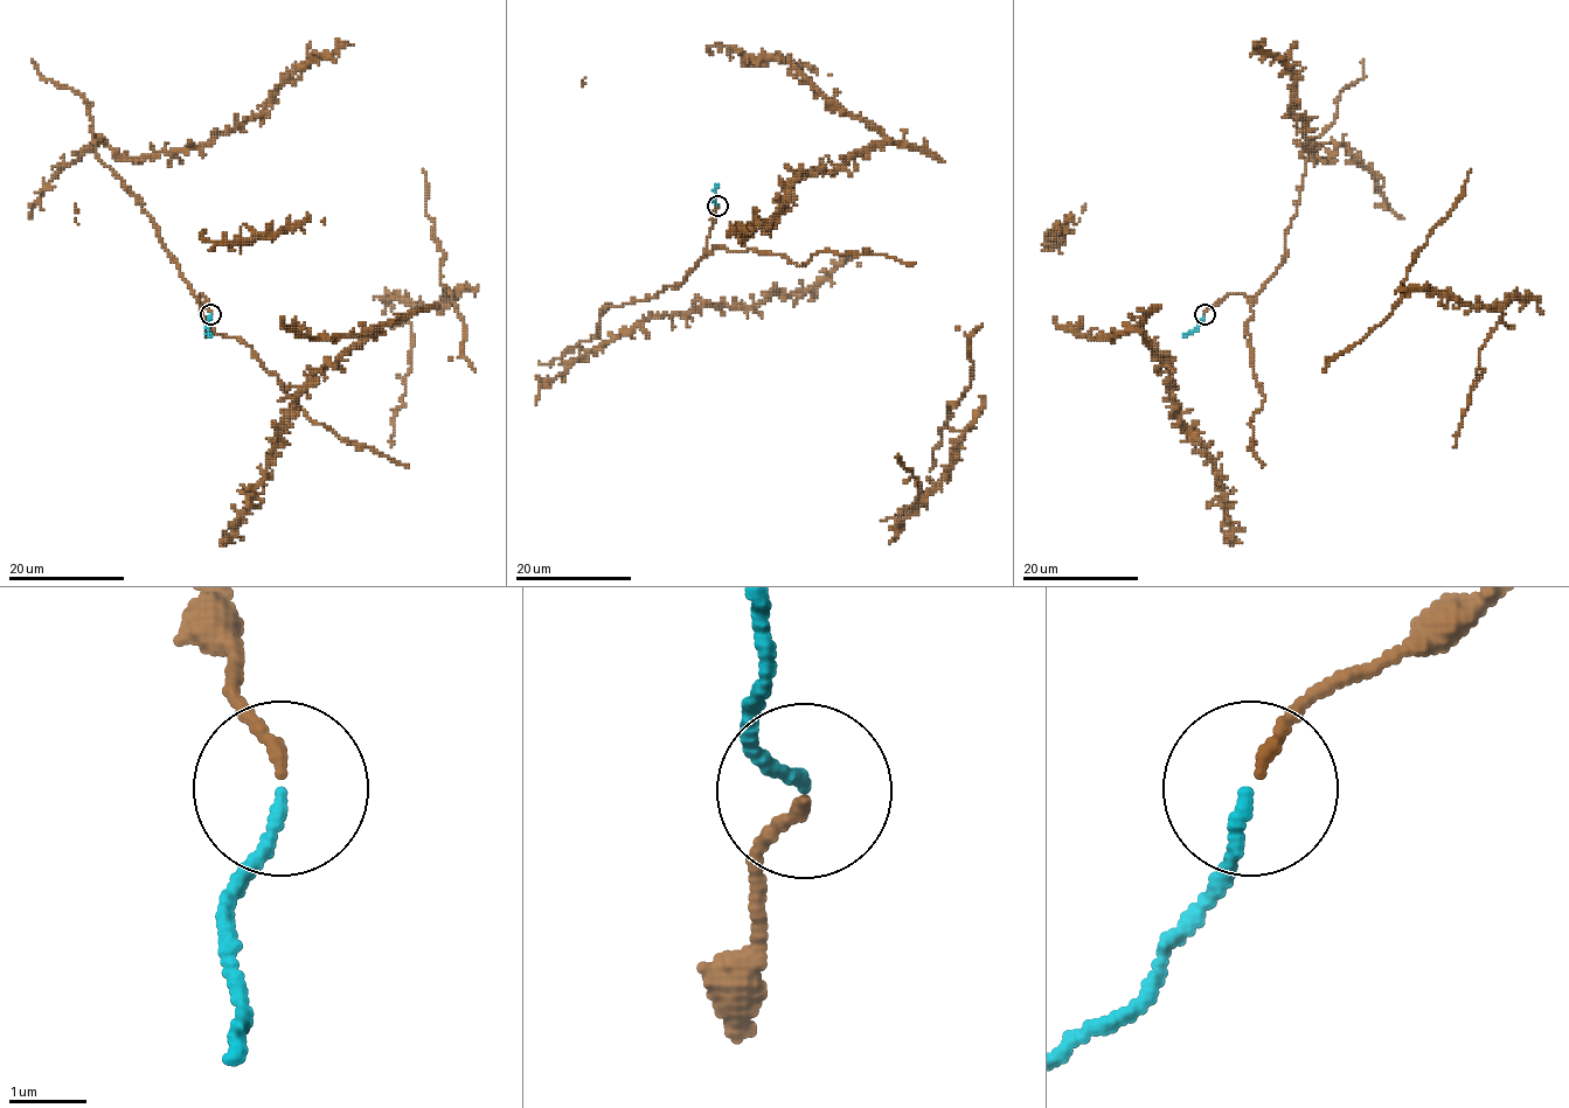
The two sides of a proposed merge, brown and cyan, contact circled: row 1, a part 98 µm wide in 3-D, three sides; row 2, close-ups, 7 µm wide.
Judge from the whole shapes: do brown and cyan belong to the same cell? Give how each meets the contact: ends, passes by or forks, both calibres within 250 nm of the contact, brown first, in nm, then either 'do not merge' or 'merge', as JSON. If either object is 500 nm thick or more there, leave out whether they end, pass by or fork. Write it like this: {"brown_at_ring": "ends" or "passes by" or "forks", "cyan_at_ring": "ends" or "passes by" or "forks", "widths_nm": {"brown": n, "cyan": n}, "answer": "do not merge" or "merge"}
{"brown_at_ring": "ends", "cyan_at_ring": "ends", "widths_nm": {"brown": 150, "cyan": 150}, "answer": "merge"}

